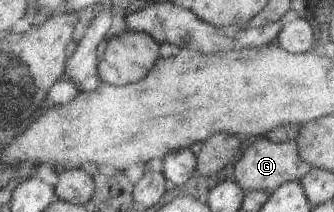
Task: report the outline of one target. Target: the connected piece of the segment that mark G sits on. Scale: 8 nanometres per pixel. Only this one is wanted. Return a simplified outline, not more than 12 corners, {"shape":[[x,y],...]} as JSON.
{"shape":[[264,136],[233,165],[245,191],[274,192],[312,168],[297,142]]}

